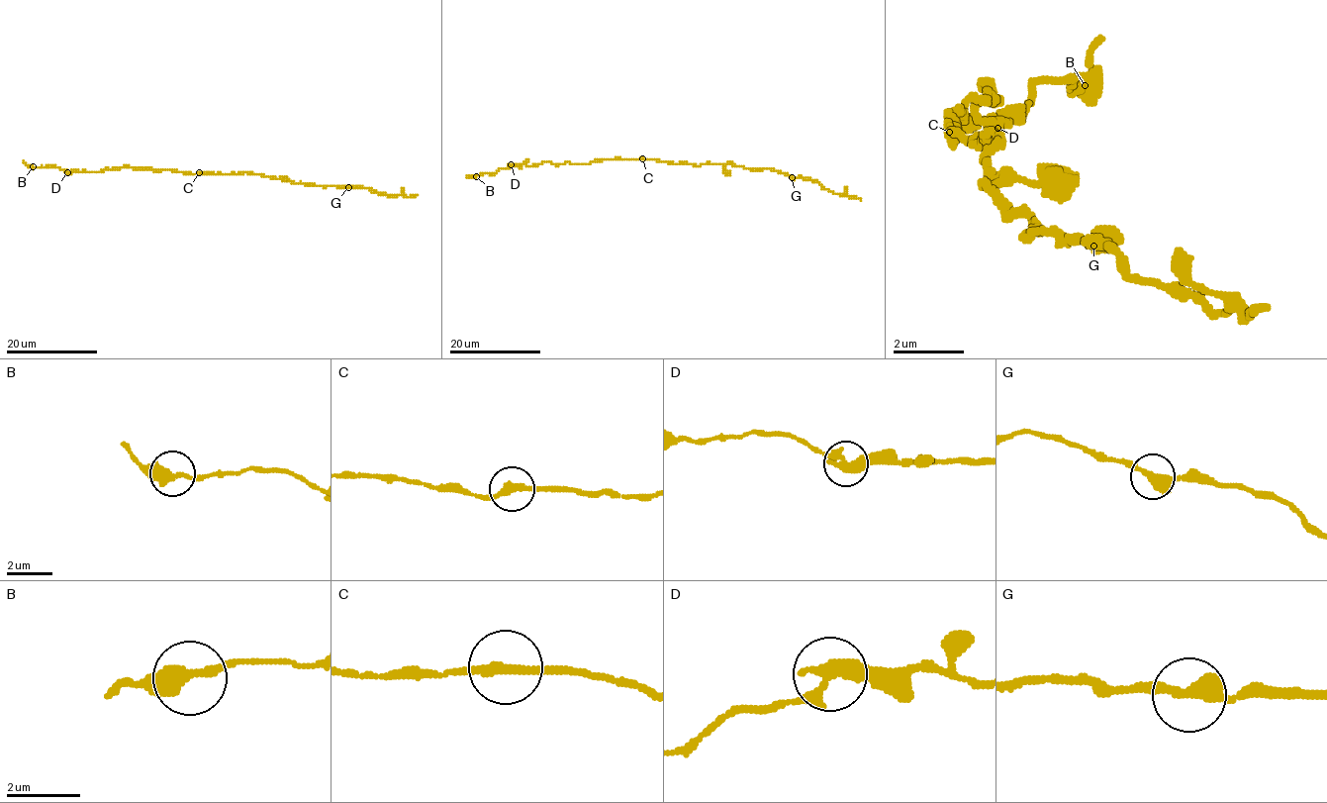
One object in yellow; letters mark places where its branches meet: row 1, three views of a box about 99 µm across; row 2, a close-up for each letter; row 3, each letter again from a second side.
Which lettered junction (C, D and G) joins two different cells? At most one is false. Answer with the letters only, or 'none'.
D

